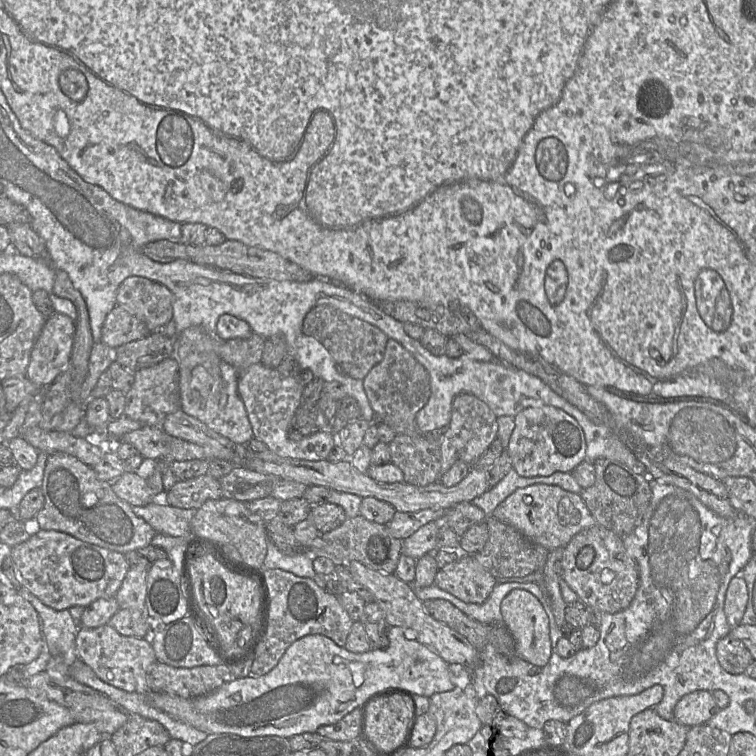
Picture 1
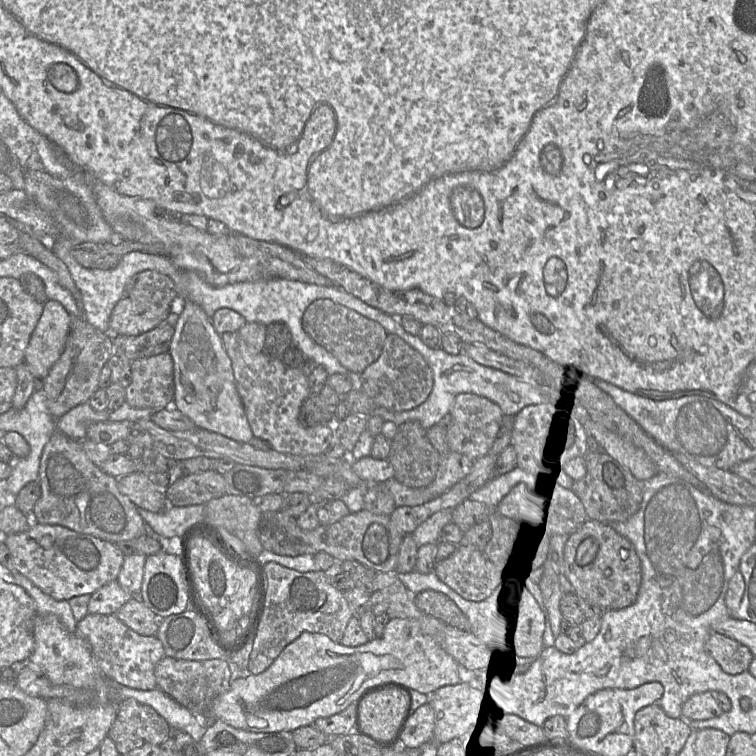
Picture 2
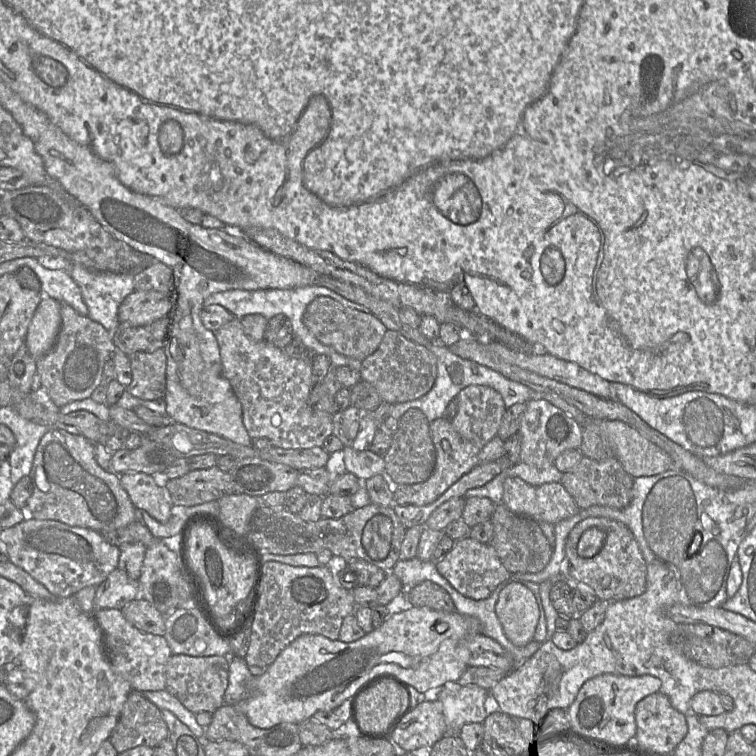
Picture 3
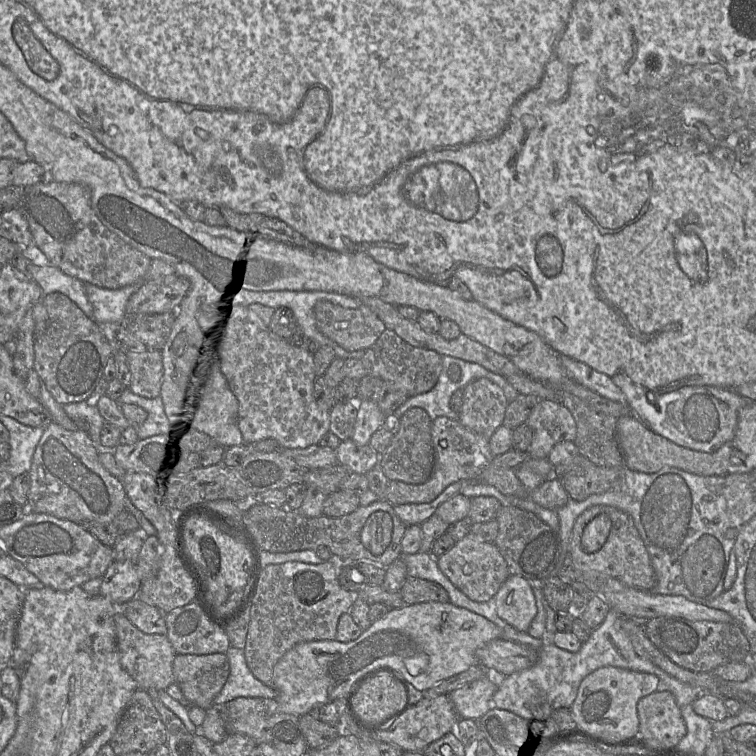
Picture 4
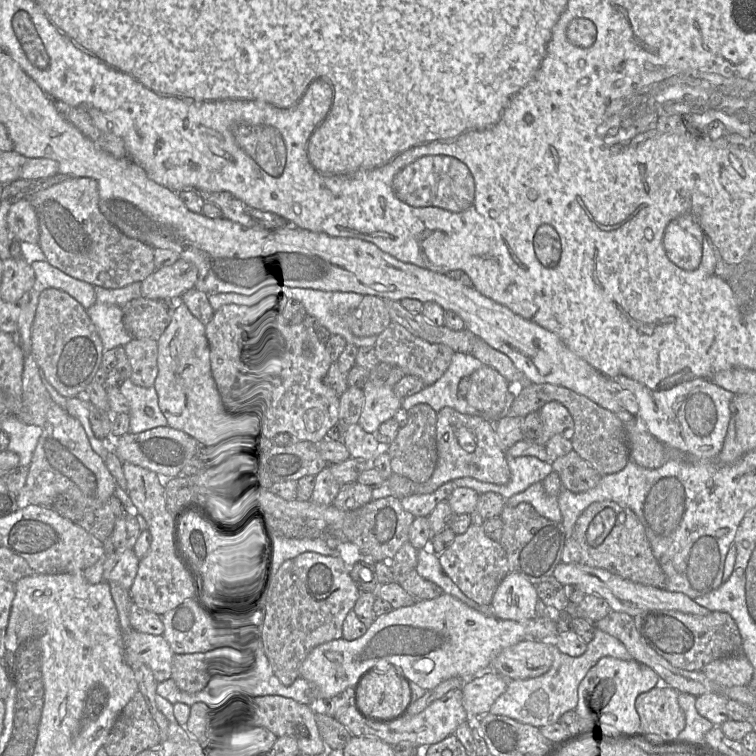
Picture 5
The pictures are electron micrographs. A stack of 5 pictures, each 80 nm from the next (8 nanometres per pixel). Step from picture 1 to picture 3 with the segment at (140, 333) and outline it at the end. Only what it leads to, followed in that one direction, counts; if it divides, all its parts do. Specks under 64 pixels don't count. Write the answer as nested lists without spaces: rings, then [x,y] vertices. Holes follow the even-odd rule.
[[[176,290],[173,293],[158,291],[133,291],[118,308],[119,323],[141,327],[167,316],[176,304]]]

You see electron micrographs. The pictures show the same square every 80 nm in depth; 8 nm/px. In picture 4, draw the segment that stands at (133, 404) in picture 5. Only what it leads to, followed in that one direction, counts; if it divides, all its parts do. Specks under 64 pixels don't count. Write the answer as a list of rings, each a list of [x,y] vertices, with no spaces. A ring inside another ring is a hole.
[[[126,387],[117,402],[119,404],[135,404],[147,412],[147,418],[143,423],[132,425],[135,426],[139,439],[171,432],[173,429],[172,421],[165,414],[161,396],[145,398],[134,394]]]

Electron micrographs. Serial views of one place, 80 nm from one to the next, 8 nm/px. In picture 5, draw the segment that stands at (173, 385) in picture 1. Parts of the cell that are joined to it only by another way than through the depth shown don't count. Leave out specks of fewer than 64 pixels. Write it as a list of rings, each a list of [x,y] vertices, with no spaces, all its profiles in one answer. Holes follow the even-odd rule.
[[[133,338],[124,349],[132,369],[131,382],[145,388],[154,386],[158,374],[157,340]]]

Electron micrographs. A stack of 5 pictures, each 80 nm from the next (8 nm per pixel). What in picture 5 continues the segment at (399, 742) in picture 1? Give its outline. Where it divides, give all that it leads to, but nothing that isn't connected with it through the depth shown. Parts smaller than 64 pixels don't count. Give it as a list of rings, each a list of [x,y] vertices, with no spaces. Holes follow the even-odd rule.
[[[373,672],[364,677],[353,695],[352,705],[369,720],[405,713],[411,703],[408,680],[396,672]]]

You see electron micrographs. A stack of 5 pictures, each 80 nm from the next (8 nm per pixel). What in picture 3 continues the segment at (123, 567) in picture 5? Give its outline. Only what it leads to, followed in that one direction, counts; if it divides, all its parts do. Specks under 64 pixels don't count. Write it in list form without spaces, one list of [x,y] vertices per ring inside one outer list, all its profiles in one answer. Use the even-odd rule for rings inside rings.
[[[118,567],[97,585],[94,609],[119,609],[139,597],[139,582]]]

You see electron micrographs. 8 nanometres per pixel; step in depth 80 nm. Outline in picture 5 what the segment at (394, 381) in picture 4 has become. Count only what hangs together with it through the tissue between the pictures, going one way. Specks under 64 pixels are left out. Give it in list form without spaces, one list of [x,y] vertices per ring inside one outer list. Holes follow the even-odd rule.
[[[392,322],[383,332],[377,335],[373,347],[380,363],[387,363],[401,368],[405,375],[420,378],[425,386],[434,384],[446,372],[455,353],[453,349],[444,344],[429,343],[412,335],[403,326]]]

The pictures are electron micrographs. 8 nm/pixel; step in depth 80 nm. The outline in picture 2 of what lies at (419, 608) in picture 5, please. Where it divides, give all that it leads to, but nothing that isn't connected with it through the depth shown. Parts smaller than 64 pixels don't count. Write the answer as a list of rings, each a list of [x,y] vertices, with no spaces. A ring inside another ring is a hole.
[[[393,618],[385,626],[381,638],[370,639],[357,647],[335,643],[321,633],[303,632],[282,650],[267,670],[258,675],[245,673],[236,678],[229,688],[212,702],[208,714],[211,718],[250,732],[292,732],[301,726],[313,724],[317,718],[337,714],[352,703],[357,706],[362,696],[375,688],[396,685],[430,695],[441,687],[459,683],[459,664],[431,636],[423,633],[419,620]]]

